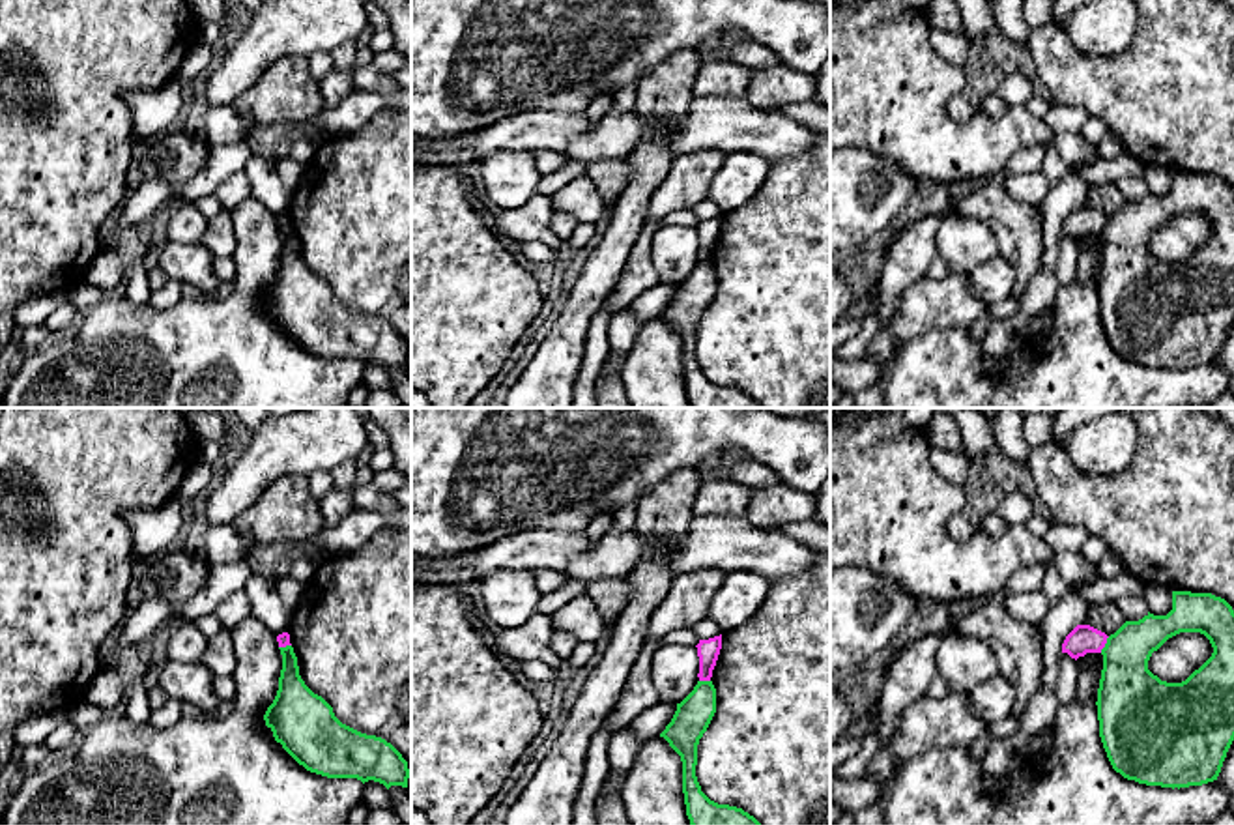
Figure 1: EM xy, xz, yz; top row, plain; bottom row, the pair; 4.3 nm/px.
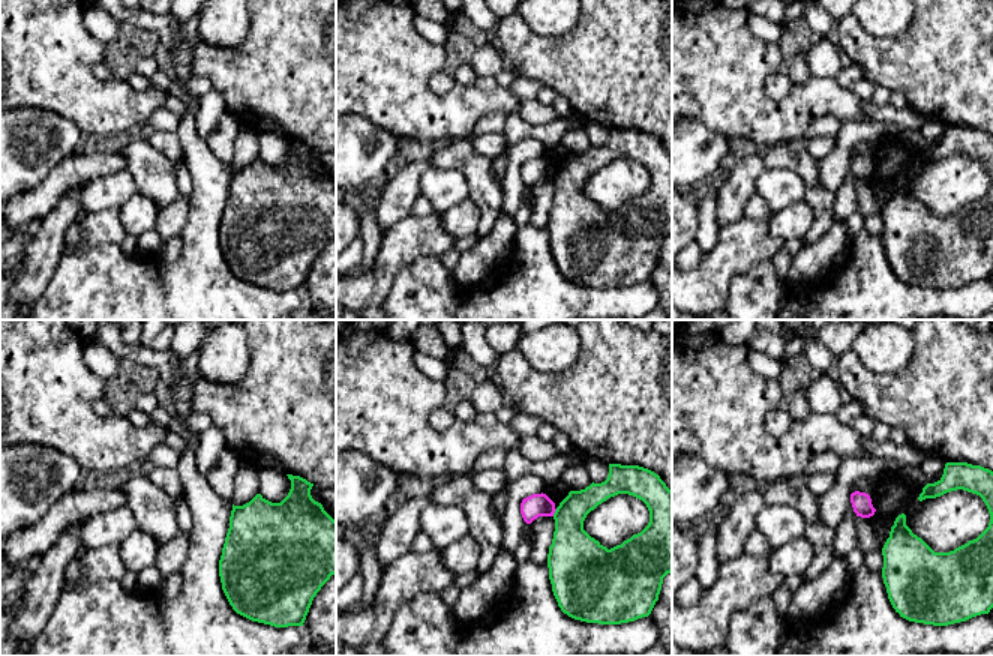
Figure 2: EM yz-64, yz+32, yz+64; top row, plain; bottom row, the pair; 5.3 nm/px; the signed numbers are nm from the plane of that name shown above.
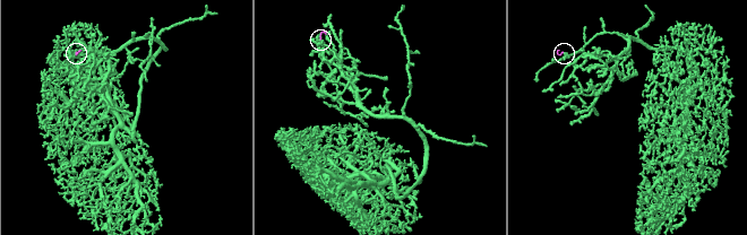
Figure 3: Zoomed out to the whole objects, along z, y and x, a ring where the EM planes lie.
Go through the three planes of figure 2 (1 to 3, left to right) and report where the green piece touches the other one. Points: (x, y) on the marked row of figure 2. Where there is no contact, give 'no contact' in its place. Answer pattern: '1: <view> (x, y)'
1: no contact
2: yz+32 (554, 512)
3: no contact

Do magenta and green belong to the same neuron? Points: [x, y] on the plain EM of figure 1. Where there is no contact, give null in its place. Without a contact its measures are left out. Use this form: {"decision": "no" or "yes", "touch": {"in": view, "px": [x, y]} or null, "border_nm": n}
{"decision": "no", "touch": {"in": "yz", "px": [1105, 223]}, "border_nm": 80}

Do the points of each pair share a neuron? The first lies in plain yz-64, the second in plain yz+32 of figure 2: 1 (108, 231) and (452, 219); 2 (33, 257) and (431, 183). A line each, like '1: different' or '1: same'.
1: different
2: different

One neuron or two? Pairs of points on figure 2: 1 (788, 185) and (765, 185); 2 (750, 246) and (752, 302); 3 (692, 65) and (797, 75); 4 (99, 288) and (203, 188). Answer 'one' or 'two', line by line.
1: one
2: two
3: two
4: one

